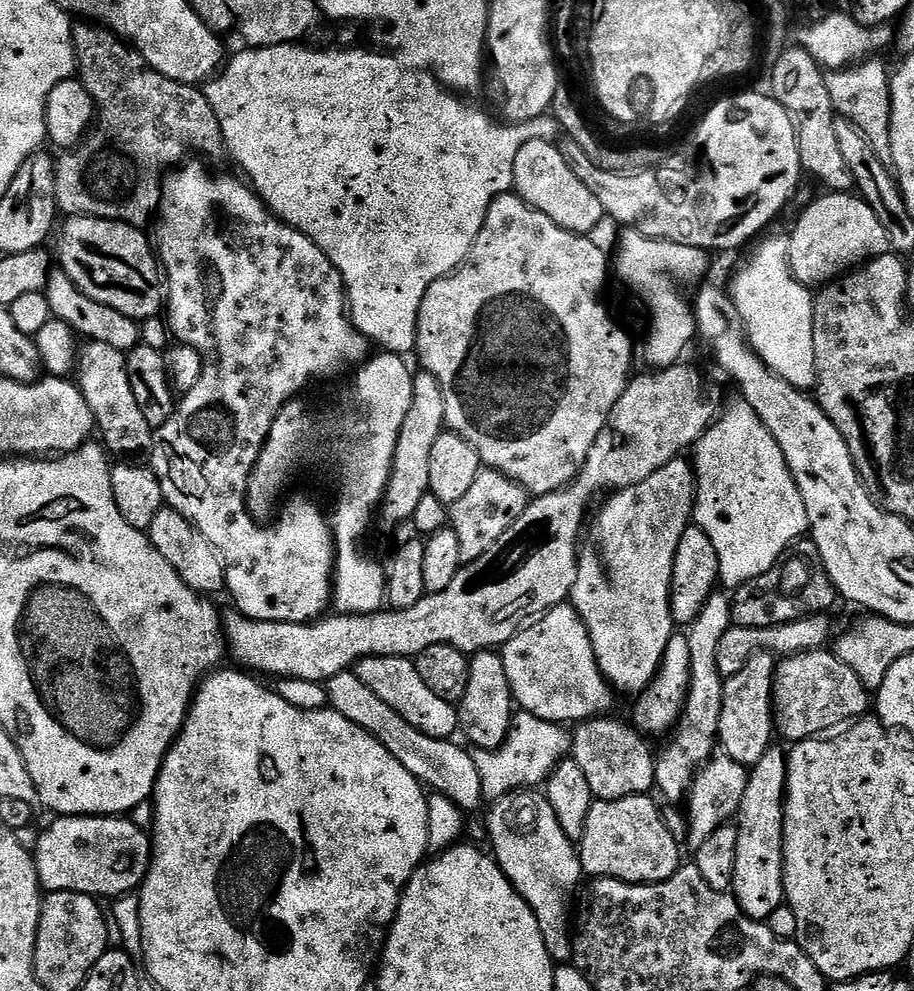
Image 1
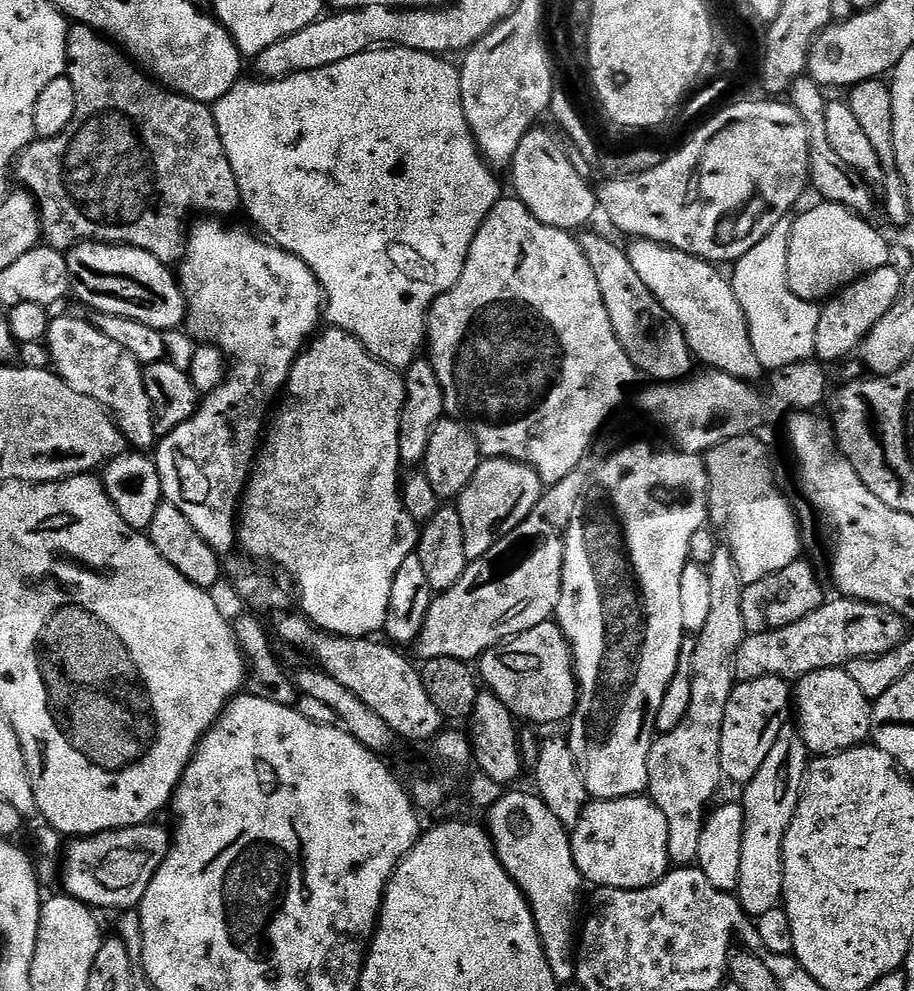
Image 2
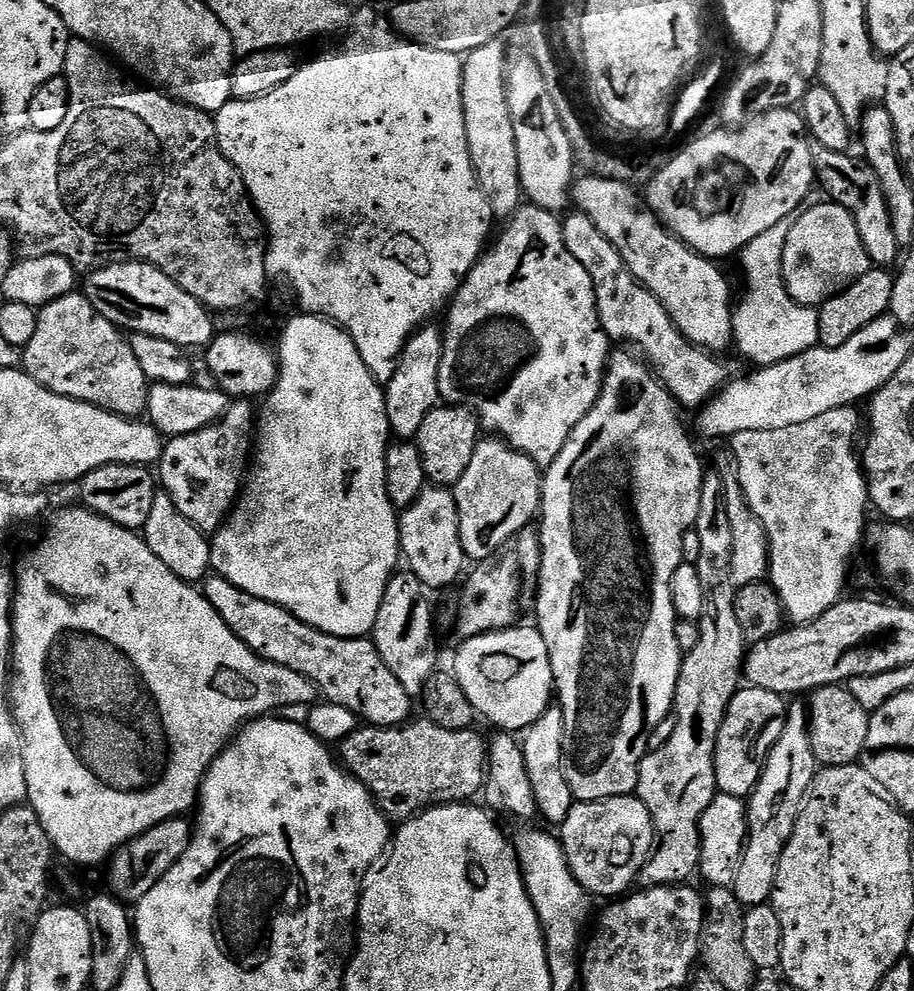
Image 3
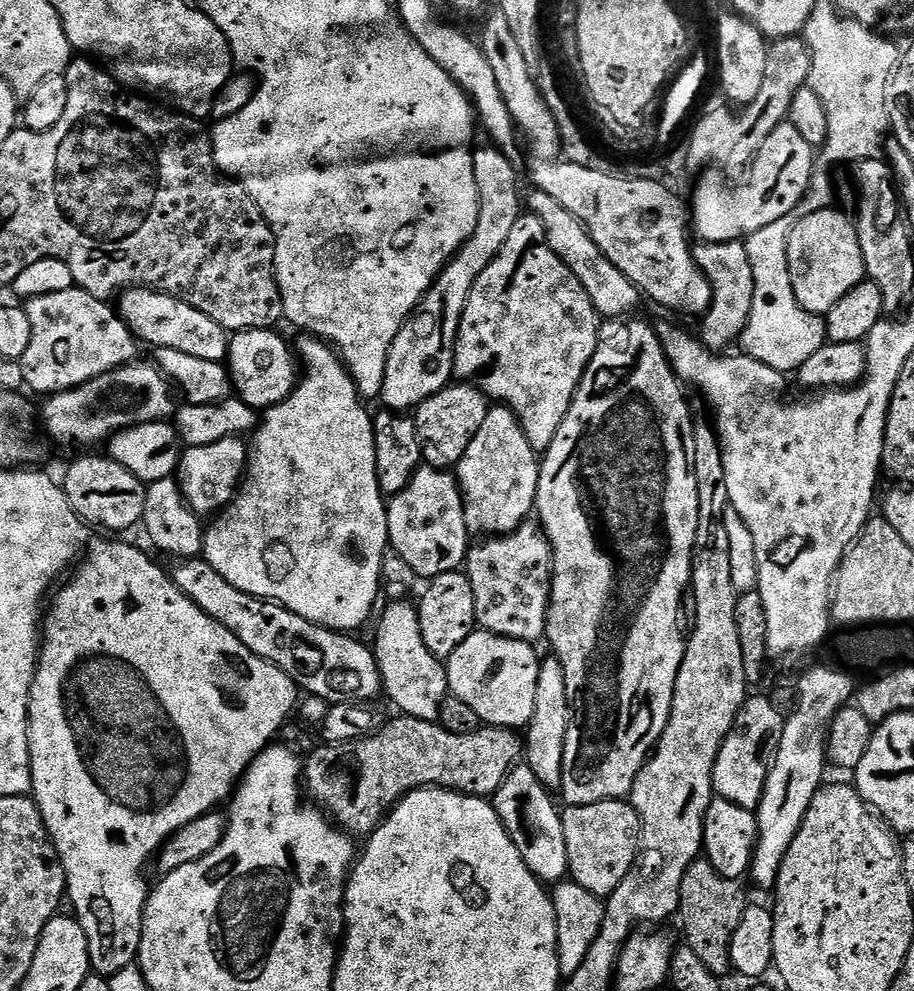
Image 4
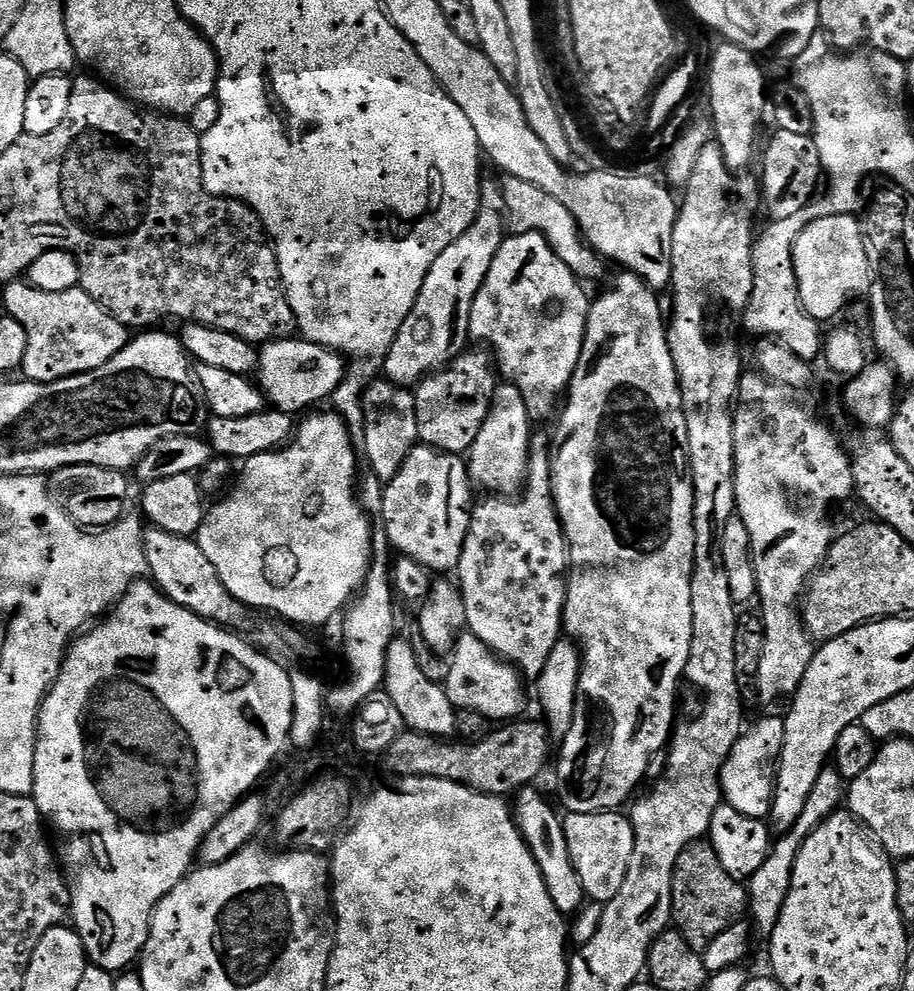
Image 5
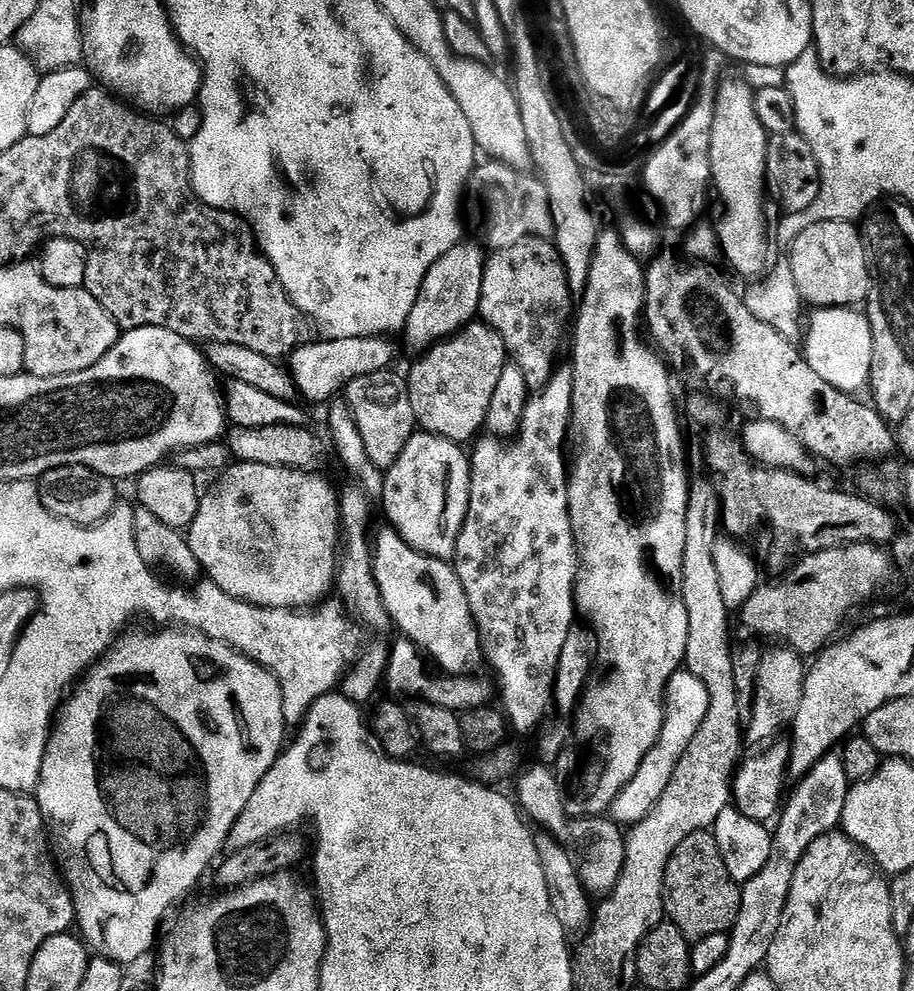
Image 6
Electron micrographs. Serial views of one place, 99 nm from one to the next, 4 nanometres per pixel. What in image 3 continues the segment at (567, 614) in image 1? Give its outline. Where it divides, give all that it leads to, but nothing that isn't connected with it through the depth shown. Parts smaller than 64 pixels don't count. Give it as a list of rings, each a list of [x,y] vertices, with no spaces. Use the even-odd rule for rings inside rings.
[[[520,627],[467,637],[456,656],[454,675],[462,690],[466,690],[466,698],[470,698],[483,719],[485,716],[500,730],[527,730],[554,704],[556,679],[548,657],[546,638],[542,638],[539,627]]]

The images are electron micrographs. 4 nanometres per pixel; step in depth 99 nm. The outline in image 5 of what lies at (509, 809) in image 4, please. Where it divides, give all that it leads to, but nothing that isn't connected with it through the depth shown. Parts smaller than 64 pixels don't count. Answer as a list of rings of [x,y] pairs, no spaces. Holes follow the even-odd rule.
[[[529,786],[515,793],[514,819],[532,857],[538,862],[550,900],[565,916],[572,916],[583,907],[586,897],[573,863],[570,862],[569,847],[566,845],[561,817],[559,815],[556,817],[555,810],[544,801],[543,794],[535,792],[536,790],[535,787]]]

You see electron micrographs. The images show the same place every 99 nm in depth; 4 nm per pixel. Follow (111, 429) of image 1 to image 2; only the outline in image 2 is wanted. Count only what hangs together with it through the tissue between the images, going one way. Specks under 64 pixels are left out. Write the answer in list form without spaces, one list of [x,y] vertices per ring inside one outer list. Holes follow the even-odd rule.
[[[53,315],[48,322],[48,335],[46,345],[48,352],[52,355],[51,367],[56,375],[60,376],[70,390],[78,390],[86,394],[86,398],[94,398],[103,408],[107,408],[112,413],[115,422],[120,427],[125,441],[136,450],[152,450],[158,443],[158,433],[156,431],[156,419],[150,406],[150,394],[146,394],[144,385],[144,370],[141,364],[130,354],[130,350],[118,346],[118,342],[106,338],[102,330],[93,326],[91,319],[80,316],[56,316]]]

